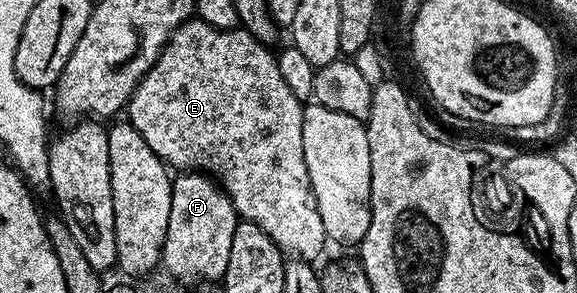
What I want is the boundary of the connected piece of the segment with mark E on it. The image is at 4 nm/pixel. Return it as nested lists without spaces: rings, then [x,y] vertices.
[[[199,19],[186,20],[168,36],[168,42],[164,44],[164,49],[154,63],[154,67],[150,67],[150,71],[132,92],[132,98],[129,99],[126,106],[126,117],[142,135],[142,139],[146,139],[146,143],[150,143],[150,151],[158,154],[165,165],[176,171],[199,171],[208,174],[224,190],[224,194],[236,208],[237,218],[262,227],[262,231],[266,231],[266,235],[270,235],[270,239],[285,254],[312,263],[315,262],[315,257],[323,251],[324,245],[326,246],[326,238],[322,227],[322,215],[318,215],[318,203],[314,199],[310,175],[306,171],[306,155],[302,147],[304,105],[294,95],[294,91],[290,91],[290,87],[286,87],[286,82],[282,79],[282,71],[278,71],[277,54],[272,52],[273,50],[269,46],[256,41],[254,35],[250,35],[242,27],[215,29],[210,27],[210,23],[202,23]]]

